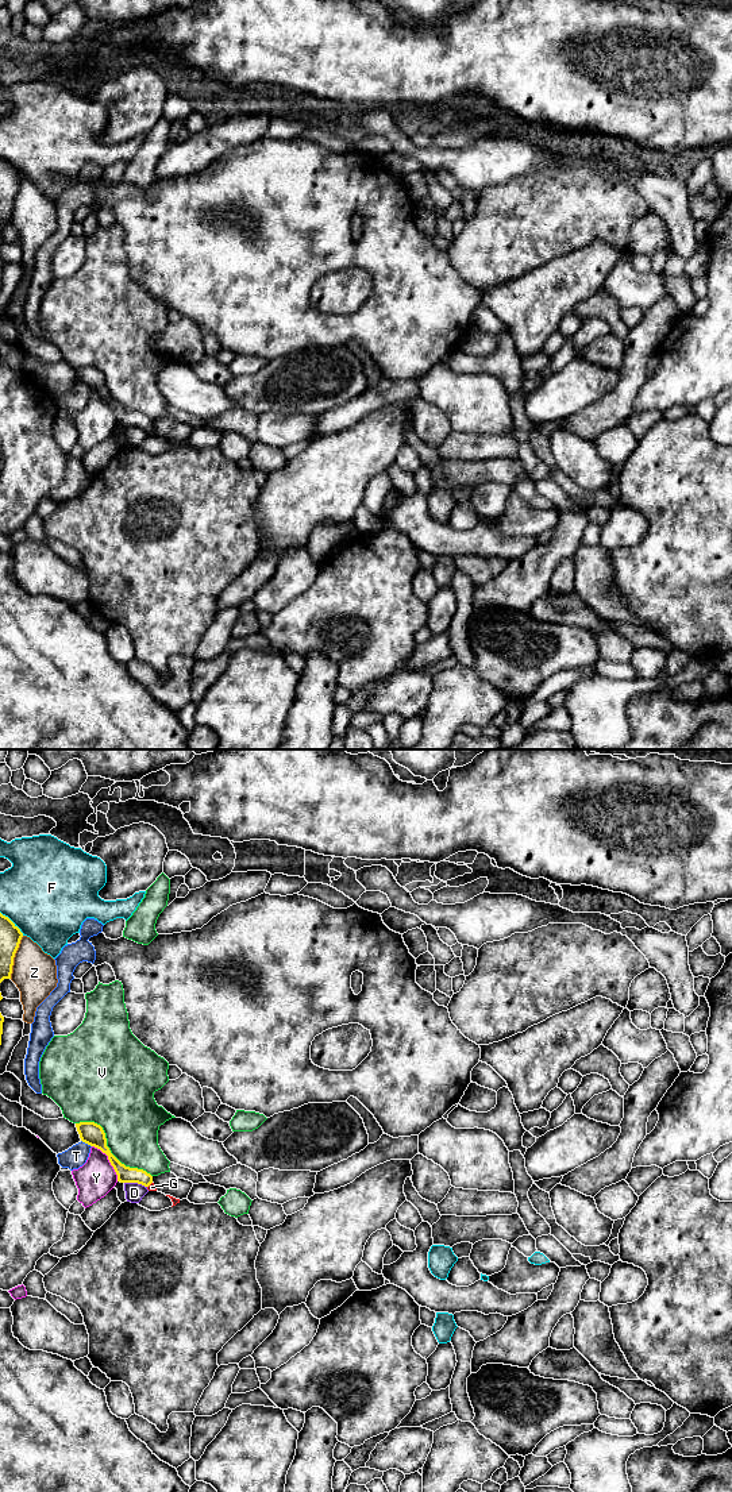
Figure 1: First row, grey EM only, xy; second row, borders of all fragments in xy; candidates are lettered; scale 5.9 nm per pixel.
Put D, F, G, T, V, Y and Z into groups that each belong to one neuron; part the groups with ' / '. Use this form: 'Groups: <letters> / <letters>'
Groups: D / F / G / T / V / Y / Z

